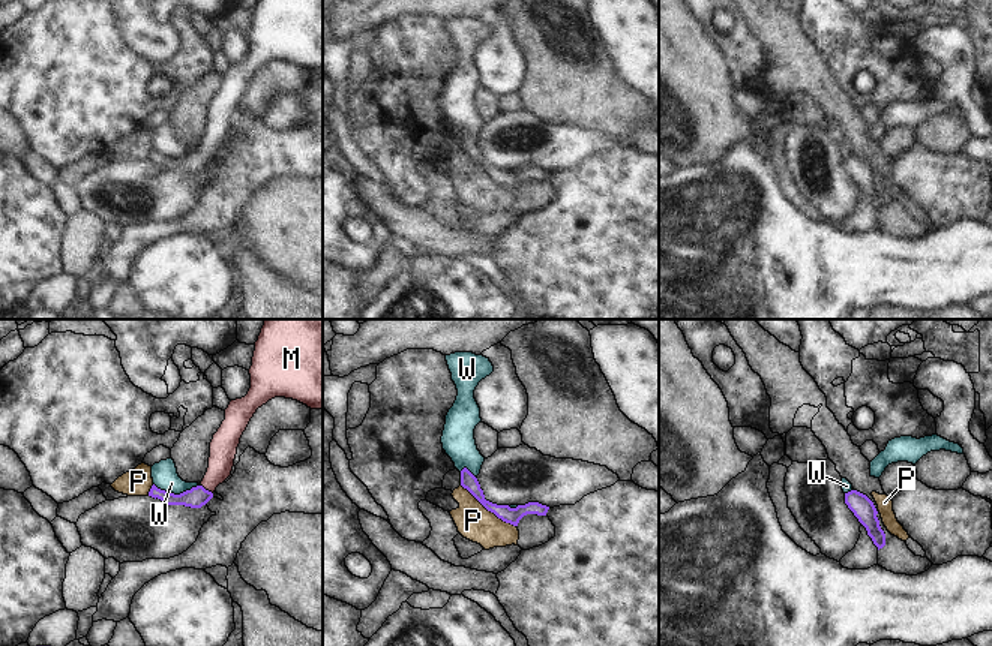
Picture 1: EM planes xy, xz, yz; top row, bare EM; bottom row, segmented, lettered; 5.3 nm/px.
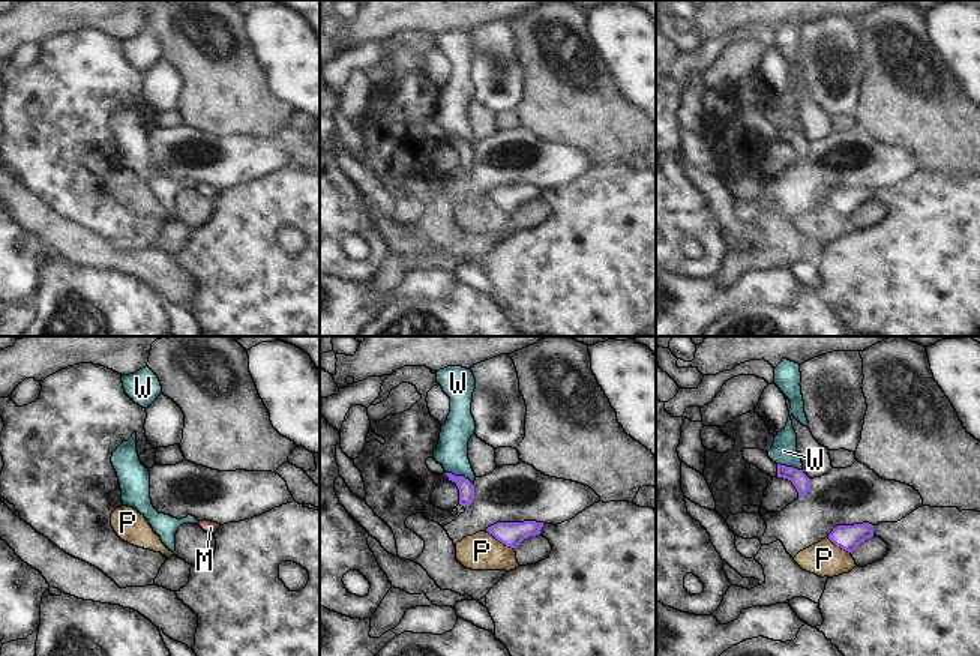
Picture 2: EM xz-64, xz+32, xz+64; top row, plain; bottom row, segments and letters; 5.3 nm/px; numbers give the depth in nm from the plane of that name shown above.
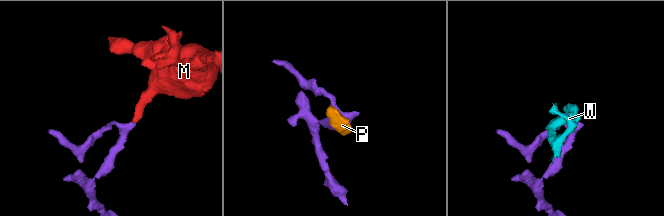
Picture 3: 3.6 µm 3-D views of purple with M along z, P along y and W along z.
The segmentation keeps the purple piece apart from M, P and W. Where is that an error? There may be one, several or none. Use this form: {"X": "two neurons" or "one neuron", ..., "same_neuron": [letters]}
{"M": "one neuron", "P": "two neurons", "W": "two neurons", "same_neuron": ["M"]}

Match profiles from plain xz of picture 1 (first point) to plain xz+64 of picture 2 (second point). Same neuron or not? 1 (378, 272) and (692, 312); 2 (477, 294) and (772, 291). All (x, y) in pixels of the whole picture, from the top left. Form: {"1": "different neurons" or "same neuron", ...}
{"1": "different neurons", "2": "different neurons"}

